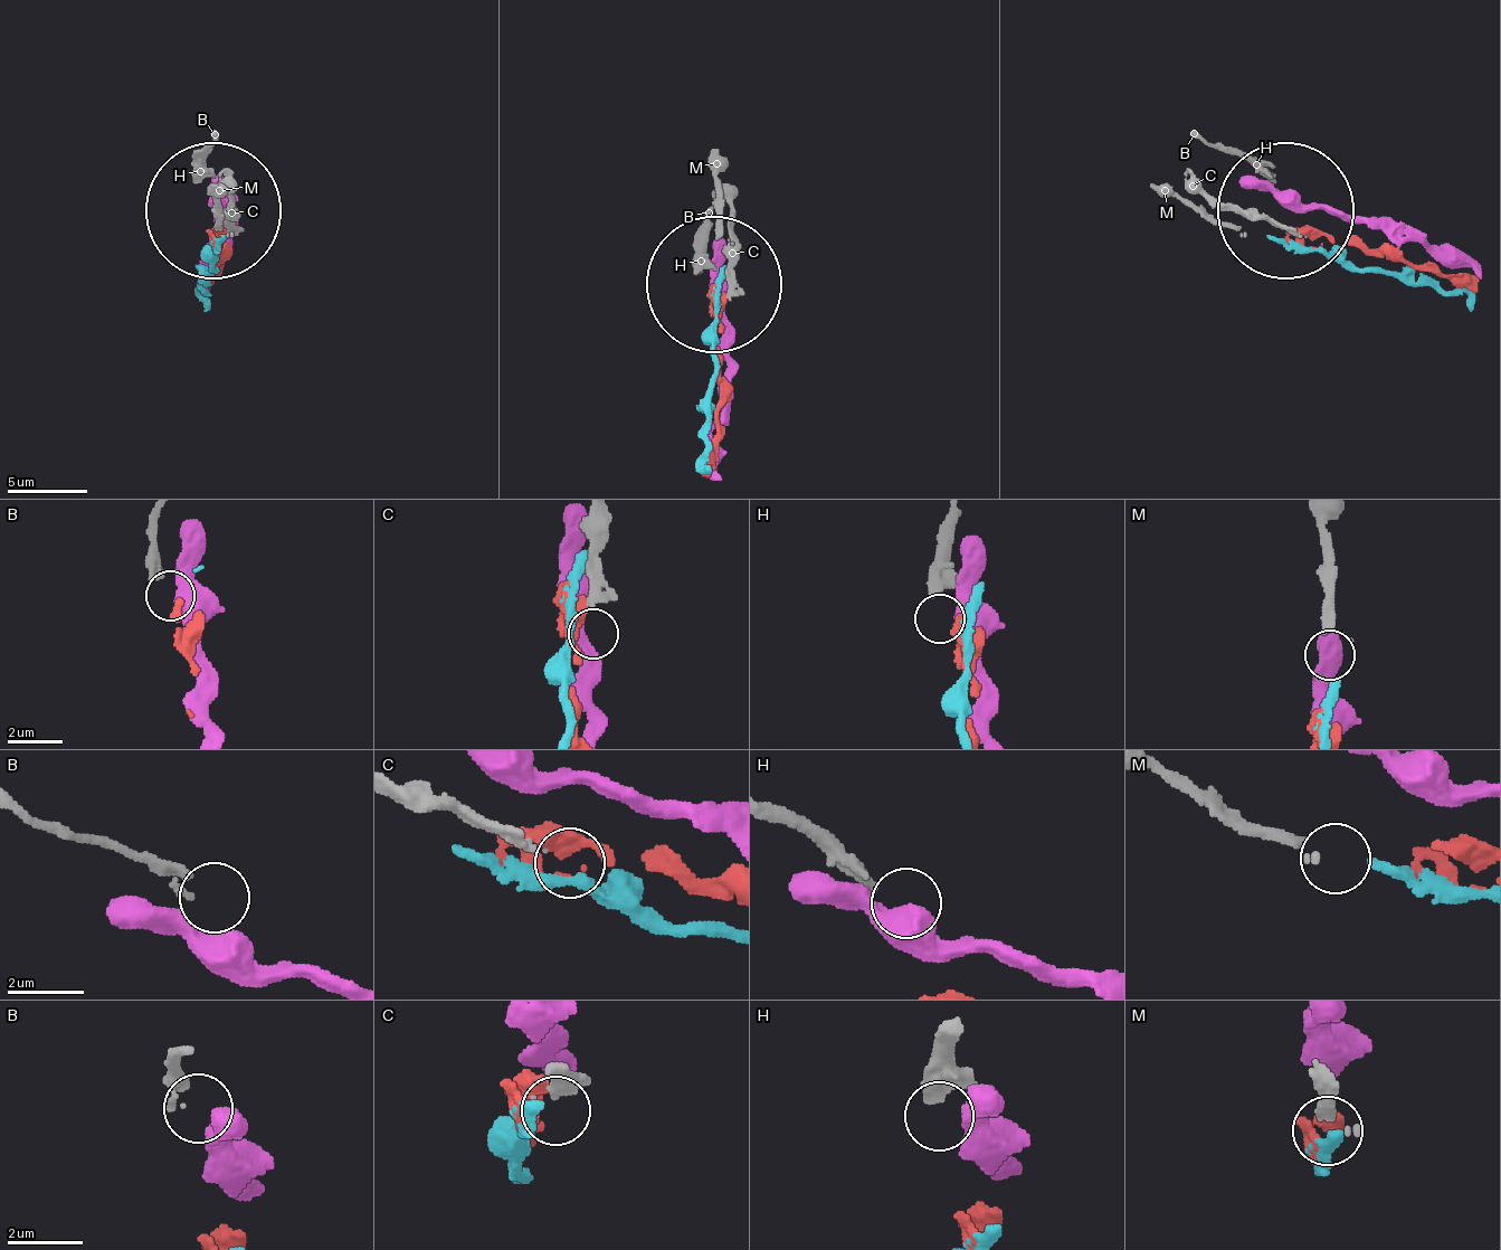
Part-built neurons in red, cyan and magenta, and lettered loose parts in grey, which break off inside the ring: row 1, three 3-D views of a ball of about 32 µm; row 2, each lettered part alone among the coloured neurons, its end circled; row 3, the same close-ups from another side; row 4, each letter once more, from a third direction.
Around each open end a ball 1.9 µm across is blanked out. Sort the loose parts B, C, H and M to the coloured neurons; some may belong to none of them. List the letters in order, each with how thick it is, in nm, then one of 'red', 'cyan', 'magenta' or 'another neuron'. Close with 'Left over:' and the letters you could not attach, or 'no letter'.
B: 360 nm | another neuron
C: 120 nm | another neuron
H: 400 nm | another neuron
M: 200 nm | cyan
Left over: B, C, H

